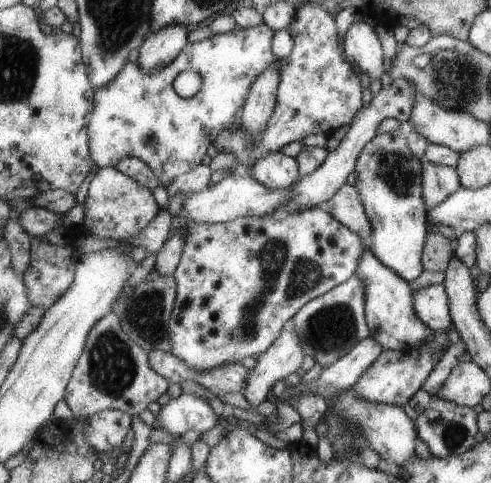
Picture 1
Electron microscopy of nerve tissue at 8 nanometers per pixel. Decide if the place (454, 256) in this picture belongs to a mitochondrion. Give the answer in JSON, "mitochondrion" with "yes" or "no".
{"mitochondrion":"no"}

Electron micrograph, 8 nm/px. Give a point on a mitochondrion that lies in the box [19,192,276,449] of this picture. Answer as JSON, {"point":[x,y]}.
{"point":[111,366]}

